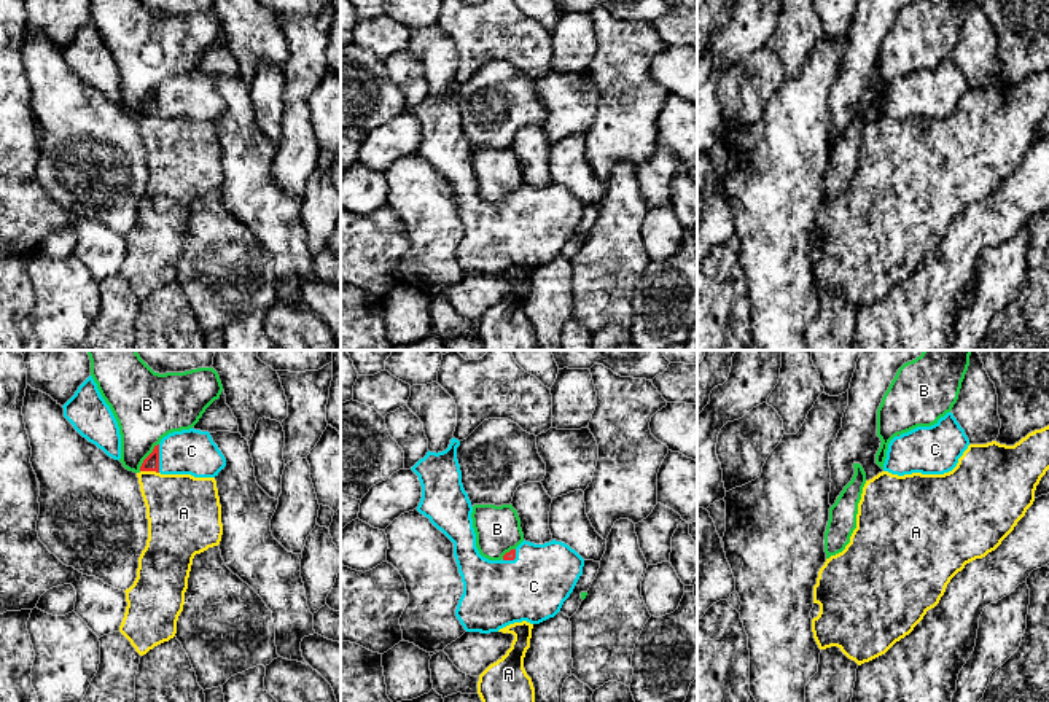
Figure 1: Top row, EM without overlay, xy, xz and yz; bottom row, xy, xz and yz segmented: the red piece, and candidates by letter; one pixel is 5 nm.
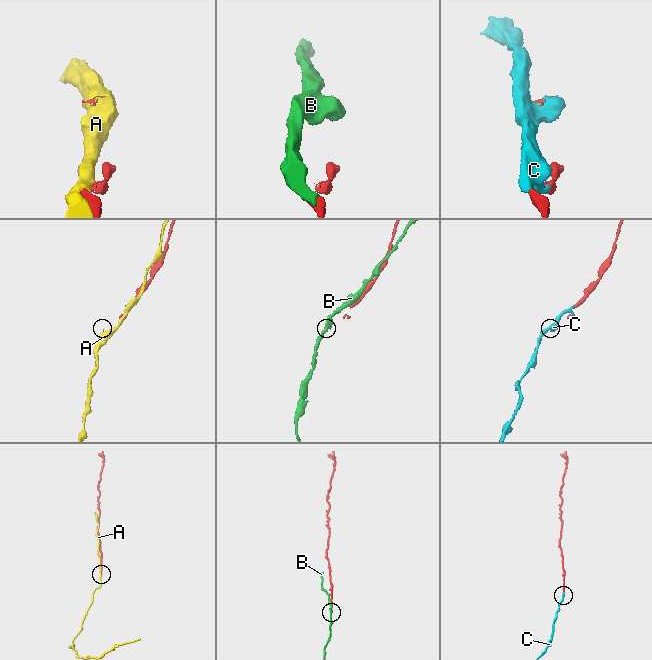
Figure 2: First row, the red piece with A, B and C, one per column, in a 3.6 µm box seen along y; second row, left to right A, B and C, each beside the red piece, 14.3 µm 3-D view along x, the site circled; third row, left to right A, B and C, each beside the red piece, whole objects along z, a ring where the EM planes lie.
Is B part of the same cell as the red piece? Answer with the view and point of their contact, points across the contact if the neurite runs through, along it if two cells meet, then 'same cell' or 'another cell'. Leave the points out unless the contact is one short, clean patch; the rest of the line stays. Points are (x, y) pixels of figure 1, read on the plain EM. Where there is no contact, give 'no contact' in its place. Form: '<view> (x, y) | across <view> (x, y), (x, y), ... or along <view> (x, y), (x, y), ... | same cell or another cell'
xy (147, 101) | another cell

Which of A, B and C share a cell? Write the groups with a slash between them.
A / B / C

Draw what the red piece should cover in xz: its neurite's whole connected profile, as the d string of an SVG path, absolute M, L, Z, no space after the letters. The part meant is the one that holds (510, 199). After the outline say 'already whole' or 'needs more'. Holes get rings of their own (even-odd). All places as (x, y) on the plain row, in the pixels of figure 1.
M452 81L443 96L427 96L411 113L419 119L422 142L417 154L430 162L454 186L454 201L463 226L463 237L458 244L455 259L466 275L490 277L500 272L527 264L540 267L554 261L563 245L573 236L583 218L584 202L562 185L535 188L522 185L501 204L482 201L476 191L473 172L473 150L462 127L462 115L457 103L460 84Z; needs more

